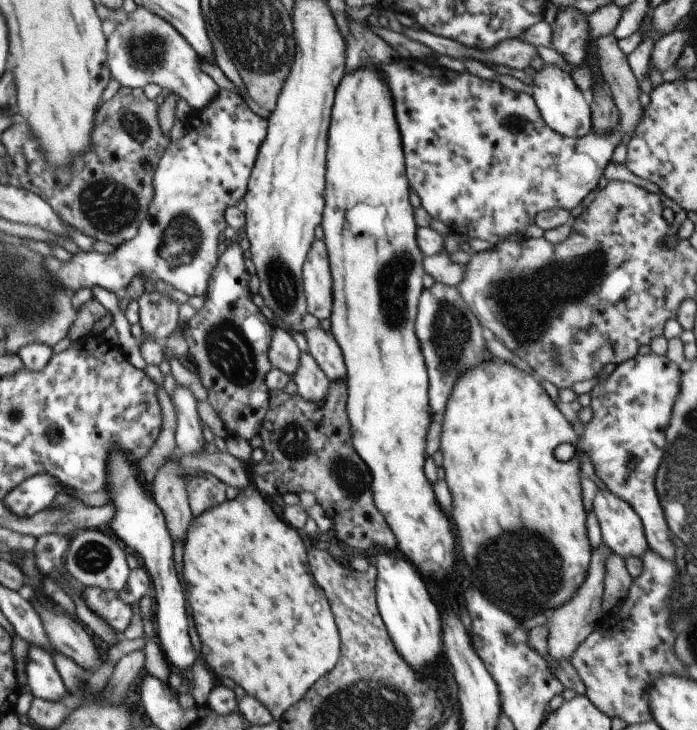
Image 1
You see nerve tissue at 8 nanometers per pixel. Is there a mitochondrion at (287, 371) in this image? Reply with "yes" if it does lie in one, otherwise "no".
no

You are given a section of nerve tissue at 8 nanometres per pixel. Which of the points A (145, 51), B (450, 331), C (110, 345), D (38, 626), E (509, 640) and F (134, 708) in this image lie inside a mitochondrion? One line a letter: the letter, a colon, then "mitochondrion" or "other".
A: mitochondrion
B: mitochondrion
C: other
D: other
E: mitochondrion
F: other

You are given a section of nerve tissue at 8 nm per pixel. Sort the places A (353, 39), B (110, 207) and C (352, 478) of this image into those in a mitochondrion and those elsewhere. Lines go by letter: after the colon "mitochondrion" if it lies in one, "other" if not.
A: other
B: mitochondrion
C: mitochondrion

